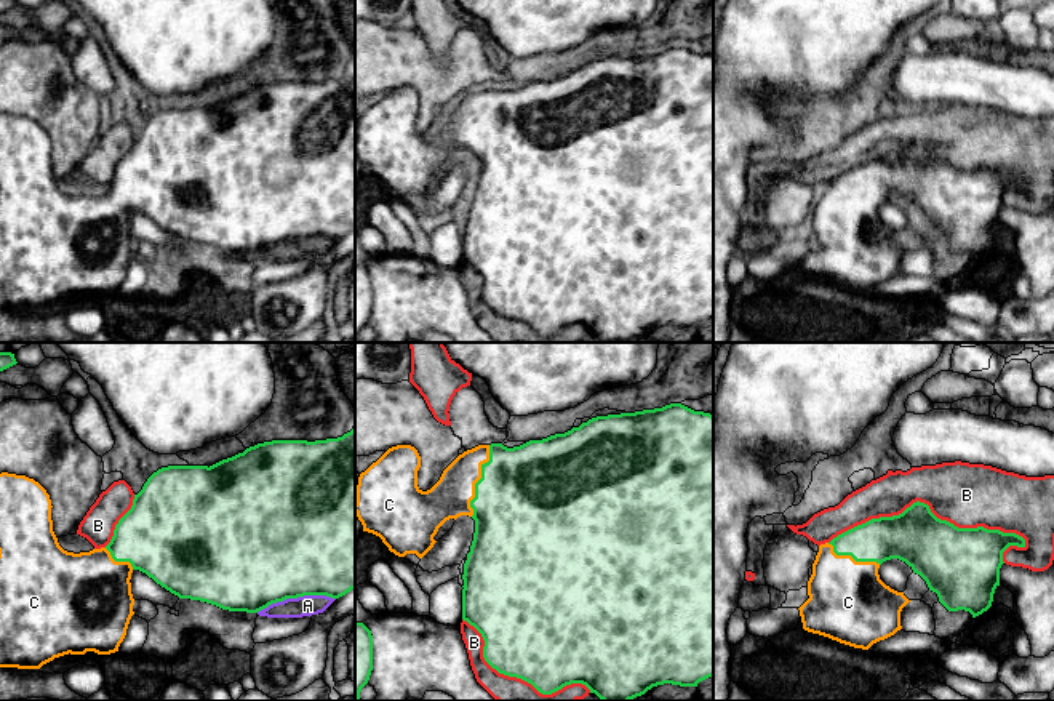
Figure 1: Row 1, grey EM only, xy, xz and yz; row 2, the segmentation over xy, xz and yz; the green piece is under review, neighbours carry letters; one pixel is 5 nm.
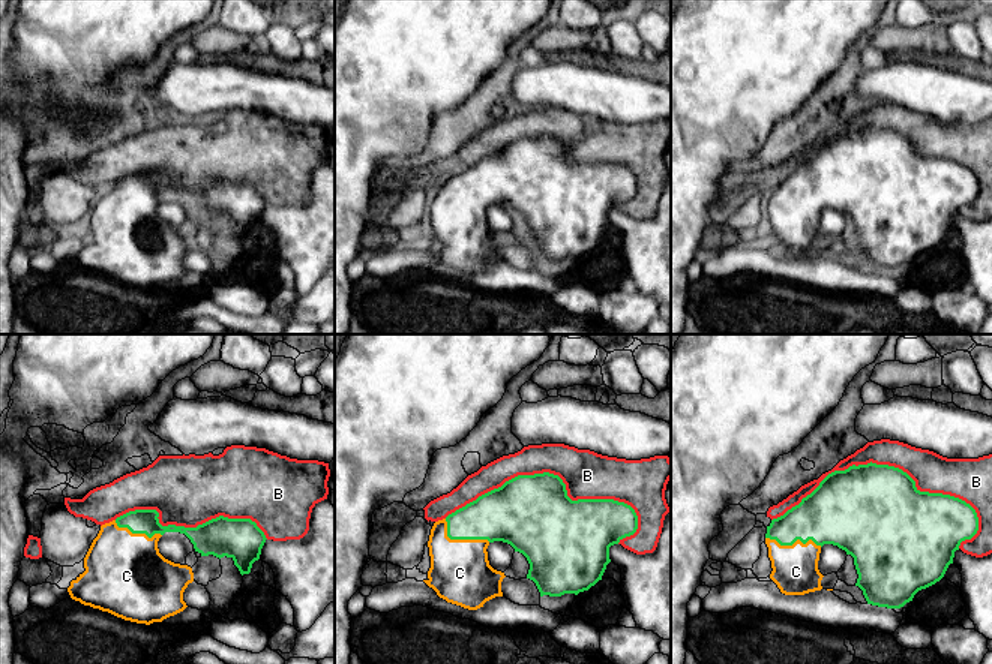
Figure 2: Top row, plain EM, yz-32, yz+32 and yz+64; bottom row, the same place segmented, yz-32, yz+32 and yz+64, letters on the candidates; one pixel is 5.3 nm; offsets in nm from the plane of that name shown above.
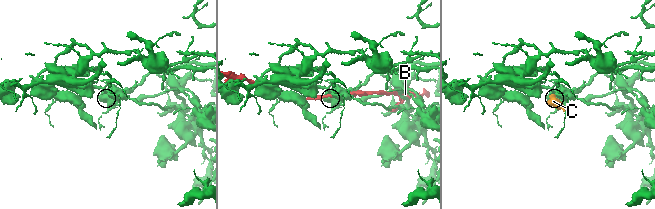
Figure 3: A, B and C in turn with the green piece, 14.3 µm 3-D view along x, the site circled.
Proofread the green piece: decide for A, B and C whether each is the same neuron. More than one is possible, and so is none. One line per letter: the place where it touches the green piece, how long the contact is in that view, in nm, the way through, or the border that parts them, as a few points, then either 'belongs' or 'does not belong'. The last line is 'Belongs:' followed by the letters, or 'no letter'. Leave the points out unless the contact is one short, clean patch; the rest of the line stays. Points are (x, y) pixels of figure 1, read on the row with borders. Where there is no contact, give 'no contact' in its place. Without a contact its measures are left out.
A: xy (295, 597) | 400 nm | does not belong
B: yz (928, 506) | 1000 nm | does not belong
C: xz (479, 480) | 380 nm | across xz (523, 501), (511, 492), (479, 480), (450, 498) | belongs
Belongs: C

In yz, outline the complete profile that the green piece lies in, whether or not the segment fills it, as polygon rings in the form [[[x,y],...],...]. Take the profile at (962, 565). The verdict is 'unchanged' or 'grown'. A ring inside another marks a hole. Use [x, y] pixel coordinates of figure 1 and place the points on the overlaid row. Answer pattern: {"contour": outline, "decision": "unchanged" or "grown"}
{"contour": [[[920,501],[899,515],[872,519],[819,546],[808,581],[809,599],[798,608],[803,629],[862,650],[868,650],[873,643],[900,631],[900,611],[912,600],[880,579],[880,565],[891,559],[905,562],[913,573],[920,575],[948,611],[964,610],[976,618],[992,607],[995,589],[1000,586],[1000,568],[1004,563],[1003,552],[1009,546],[1025,547],[1025,539],[1016,533],[984,527],[958,528],[937,519],[928,504]]], "decision": "grown"}

